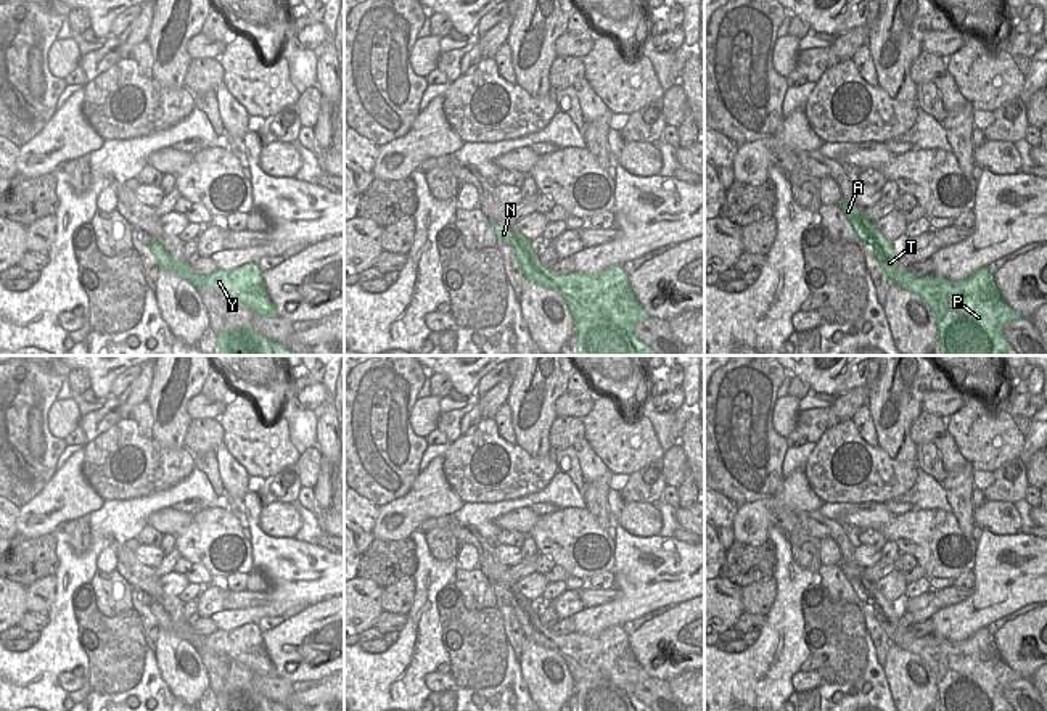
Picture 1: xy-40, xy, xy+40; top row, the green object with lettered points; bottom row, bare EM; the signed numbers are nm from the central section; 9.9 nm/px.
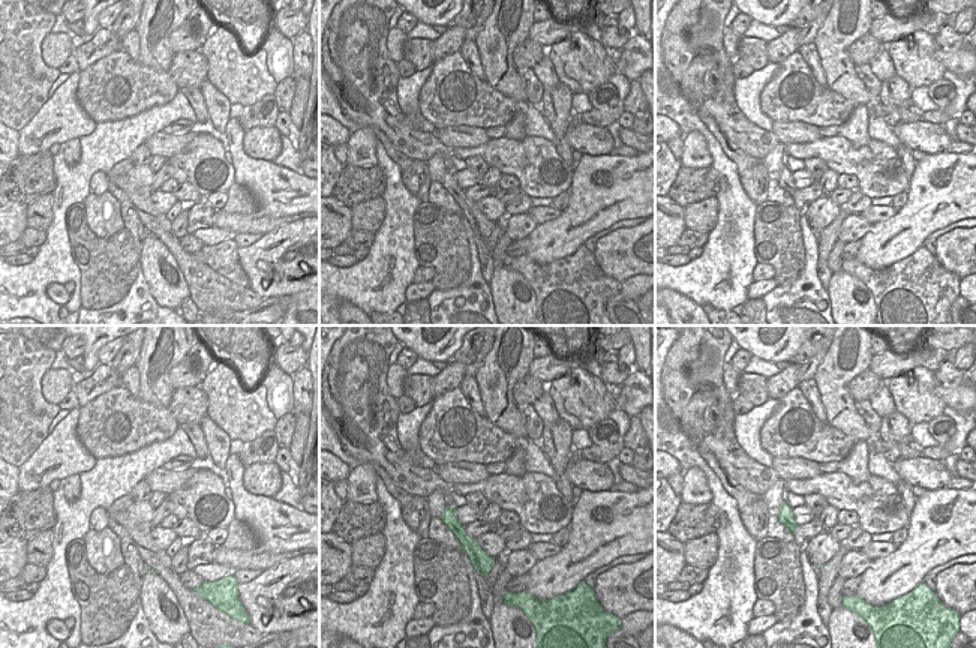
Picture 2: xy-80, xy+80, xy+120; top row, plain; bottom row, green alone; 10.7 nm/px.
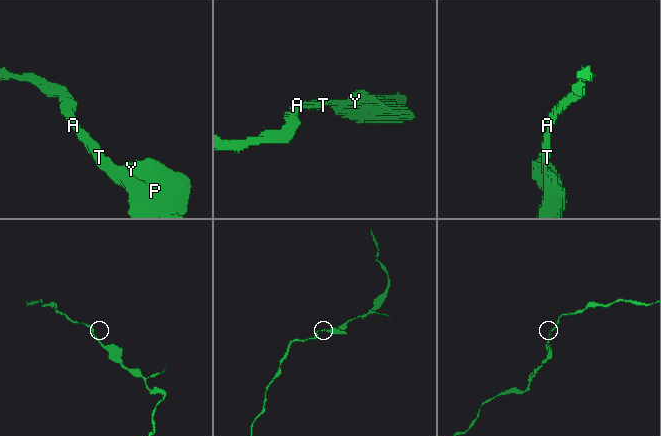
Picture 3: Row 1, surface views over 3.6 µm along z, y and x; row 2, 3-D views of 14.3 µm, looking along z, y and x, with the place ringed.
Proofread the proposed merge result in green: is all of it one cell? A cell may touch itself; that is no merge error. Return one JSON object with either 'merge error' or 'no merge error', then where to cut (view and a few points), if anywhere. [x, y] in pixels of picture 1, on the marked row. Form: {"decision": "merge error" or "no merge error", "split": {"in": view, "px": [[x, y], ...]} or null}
{"decision": "no merge error", "split": null}

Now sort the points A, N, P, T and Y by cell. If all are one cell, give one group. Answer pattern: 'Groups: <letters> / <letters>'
Groups: A N P T Y.

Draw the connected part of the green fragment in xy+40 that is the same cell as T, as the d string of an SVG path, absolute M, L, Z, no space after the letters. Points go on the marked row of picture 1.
M843 201L840 208L856 235L872 245L888 280L920 296L930 307L936 319L941 356L1018 356L1007 343L1004 327L1023 317L1004 302L994 275L986 267L959 282L933 273L915 278L910 272L899 270L891 241L875 228L865 212L860 216Z

